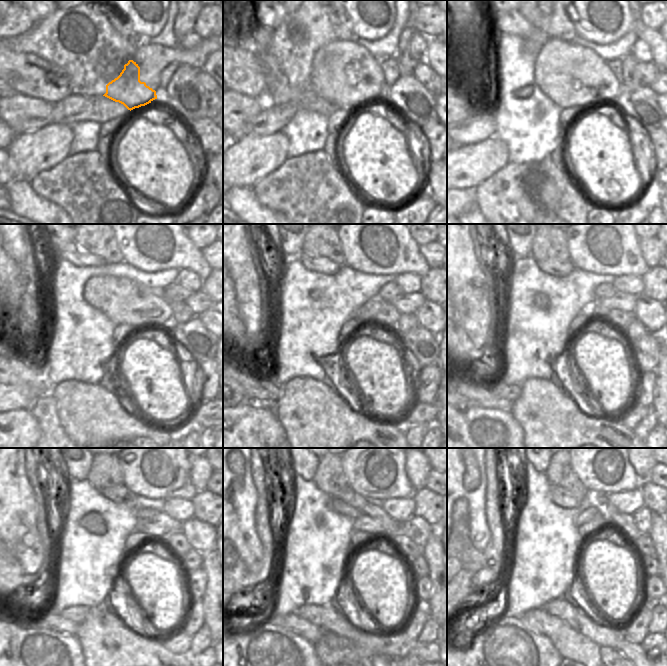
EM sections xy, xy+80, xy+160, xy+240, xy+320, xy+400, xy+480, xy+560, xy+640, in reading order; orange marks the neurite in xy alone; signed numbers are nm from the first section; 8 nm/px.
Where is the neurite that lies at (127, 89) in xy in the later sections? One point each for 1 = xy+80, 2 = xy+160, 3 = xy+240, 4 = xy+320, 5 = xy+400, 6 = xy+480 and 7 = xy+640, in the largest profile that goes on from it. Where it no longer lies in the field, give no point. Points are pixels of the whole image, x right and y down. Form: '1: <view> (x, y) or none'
1: xy+80 (343, 72)
2: xy+160 (569, 74)
3: xy+240 (124, 301)
4: xy+320 (377, 310)
5: xy+400 (622, 320)
6: xy+480 (176, 541)
7: xy+640 (643, 546)

